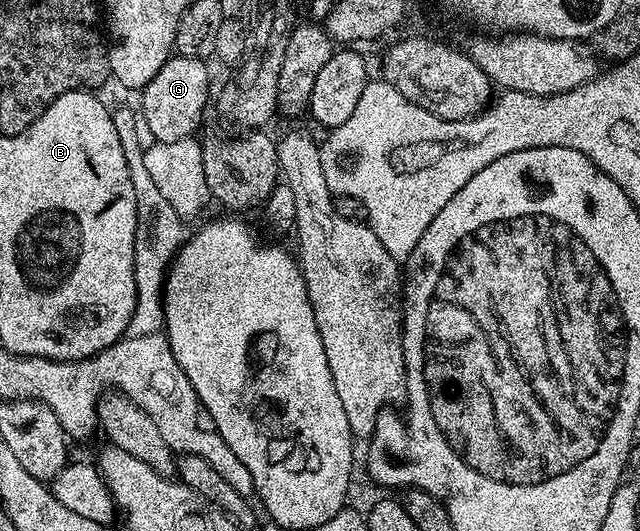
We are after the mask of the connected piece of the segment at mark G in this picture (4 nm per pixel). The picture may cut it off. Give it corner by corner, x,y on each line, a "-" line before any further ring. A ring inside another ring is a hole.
172,55
164,63
164,67
160,67
160,71
156,71
156,79
152,79
152,83
148,83
146,88
141,90
142,97
142,113
140,109
140,117
144,122
144,129
147,134
151,133
151,138
160,143
176,143
185,137
194,137
197,134
198,124
202,121
202,116
206,113
206,104
211,104
212,93
210,97
210,73
206,70
207,62
201,57
179,57

